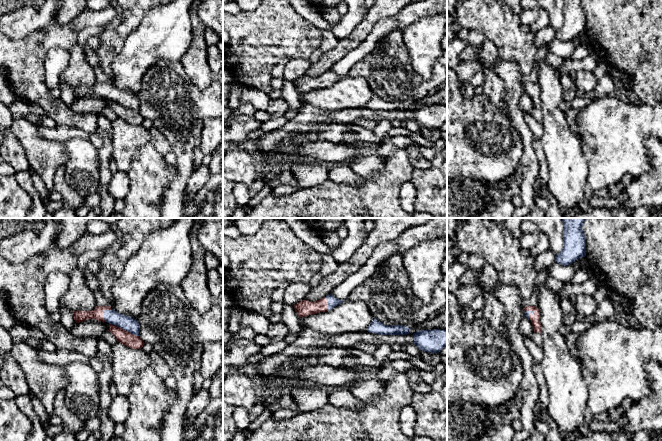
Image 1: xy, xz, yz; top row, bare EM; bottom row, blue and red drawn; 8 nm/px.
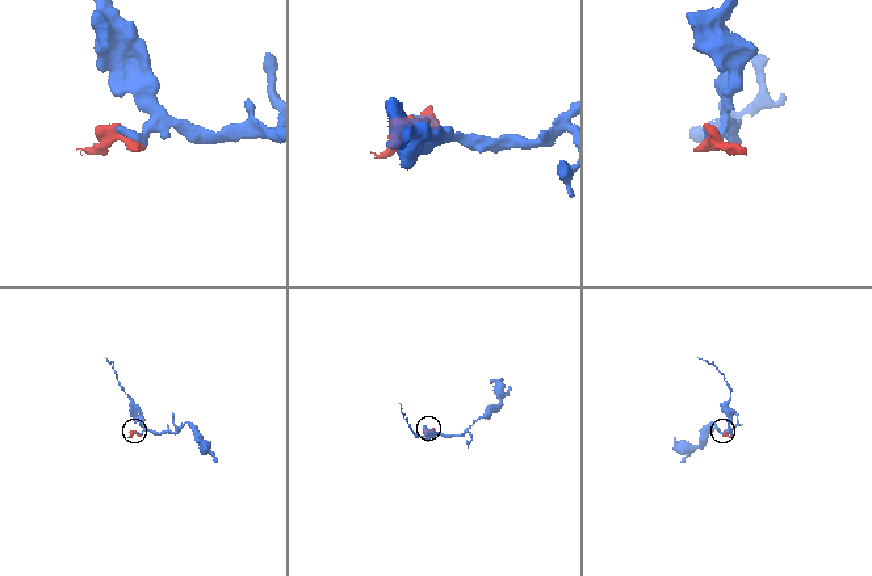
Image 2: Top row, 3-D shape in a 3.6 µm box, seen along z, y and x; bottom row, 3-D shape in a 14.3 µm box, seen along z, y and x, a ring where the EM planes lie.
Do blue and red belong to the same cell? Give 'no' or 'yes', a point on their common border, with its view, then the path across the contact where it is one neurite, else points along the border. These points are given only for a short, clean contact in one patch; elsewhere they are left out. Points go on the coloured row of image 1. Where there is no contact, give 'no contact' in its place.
yes; meets blue in xy at (124, 329); runs through xy (131, 325), (124, 329), (130, 340)

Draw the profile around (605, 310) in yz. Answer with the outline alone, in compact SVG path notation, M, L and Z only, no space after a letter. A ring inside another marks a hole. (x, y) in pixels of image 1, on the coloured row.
M606 298L603 302L597 304L594 320L598 322L605 320L614 320L615 315L616 311L611 299Z

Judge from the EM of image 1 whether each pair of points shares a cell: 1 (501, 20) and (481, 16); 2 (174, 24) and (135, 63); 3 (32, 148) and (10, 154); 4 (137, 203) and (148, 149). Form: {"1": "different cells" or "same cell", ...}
{"1": "same cell", "2": "same cell", "3": "different cells", "4": "same cell"}

